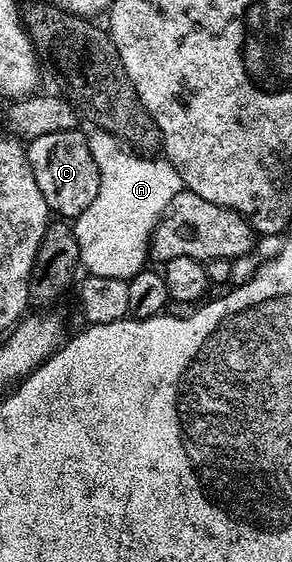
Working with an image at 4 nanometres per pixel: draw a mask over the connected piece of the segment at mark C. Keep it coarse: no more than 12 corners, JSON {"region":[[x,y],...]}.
{"region":[[80,128],[28,142],[29,166],[58,218],[99,192]]}

